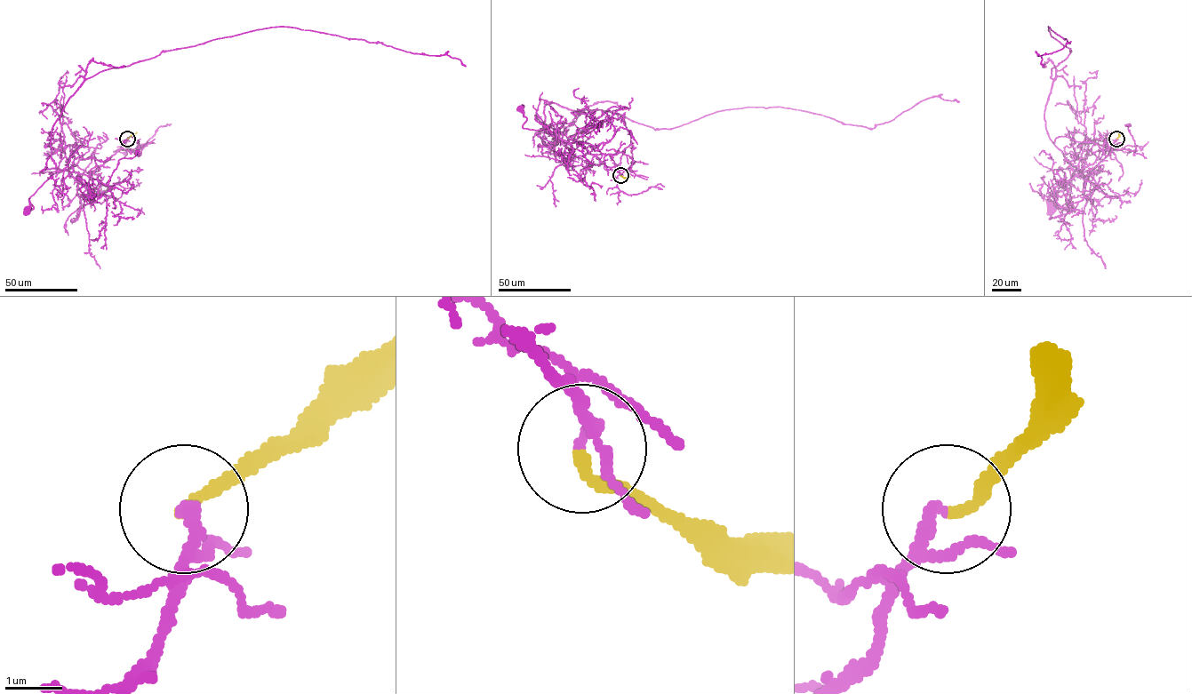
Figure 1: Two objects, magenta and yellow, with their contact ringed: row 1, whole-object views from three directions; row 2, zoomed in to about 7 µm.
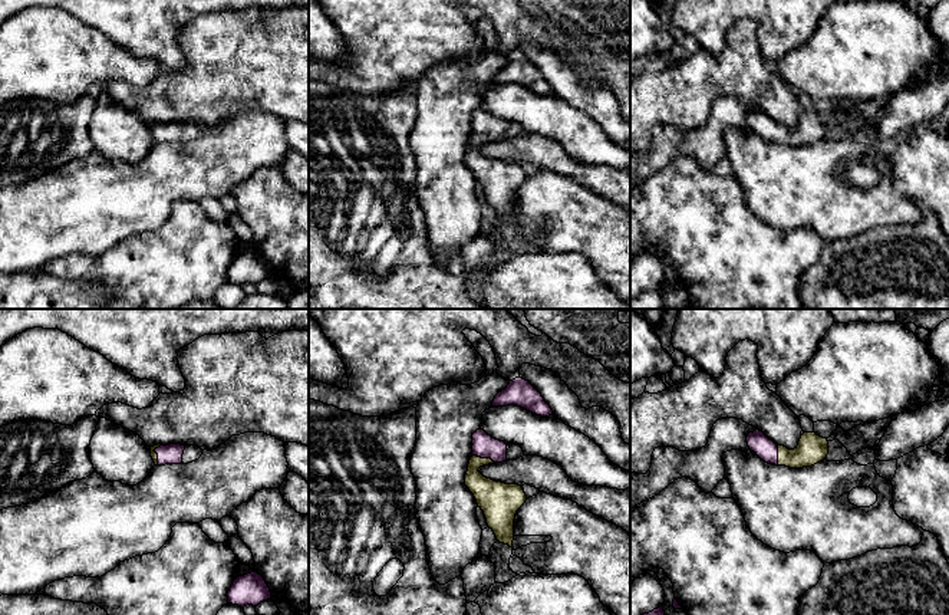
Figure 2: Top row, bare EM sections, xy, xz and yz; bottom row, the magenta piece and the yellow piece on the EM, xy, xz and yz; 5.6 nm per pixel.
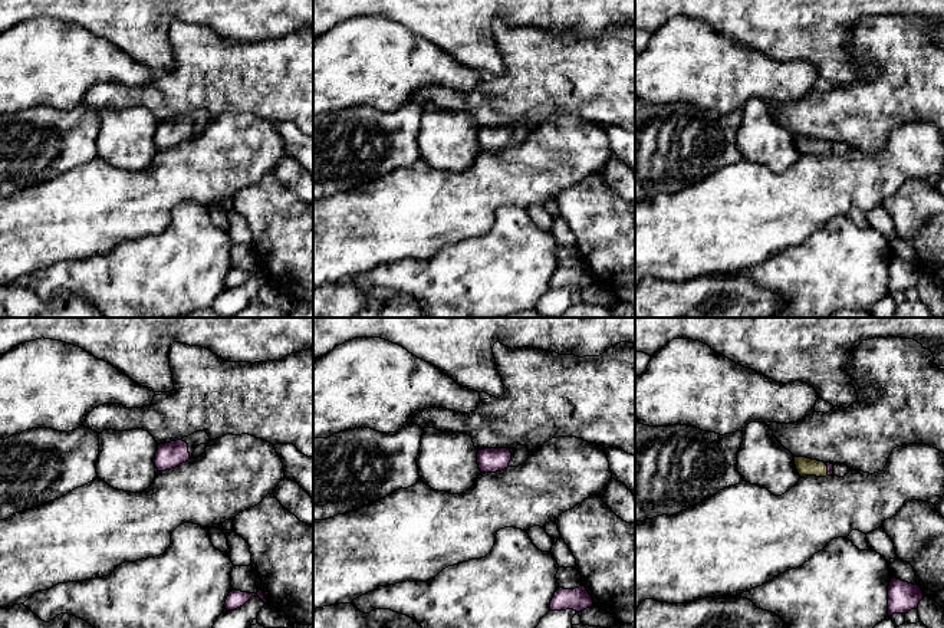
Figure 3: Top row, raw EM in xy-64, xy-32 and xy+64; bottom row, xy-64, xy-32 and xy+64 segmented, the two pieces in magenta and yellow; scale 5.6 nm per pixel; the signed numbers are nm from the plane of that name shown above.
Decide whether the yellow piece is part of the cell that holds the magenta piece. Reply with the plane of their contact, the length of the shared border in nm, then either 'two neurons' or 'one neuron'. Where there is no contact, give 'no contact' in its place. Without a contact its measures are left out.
meets magenta in xz; contact 130 nm long; one neuron

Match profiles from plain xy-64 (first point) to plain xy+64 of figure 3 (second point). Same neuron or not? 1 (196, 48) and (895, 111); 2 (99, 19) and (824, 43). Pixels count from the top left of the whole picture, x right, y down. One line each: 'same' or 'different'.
1: same
2: same

